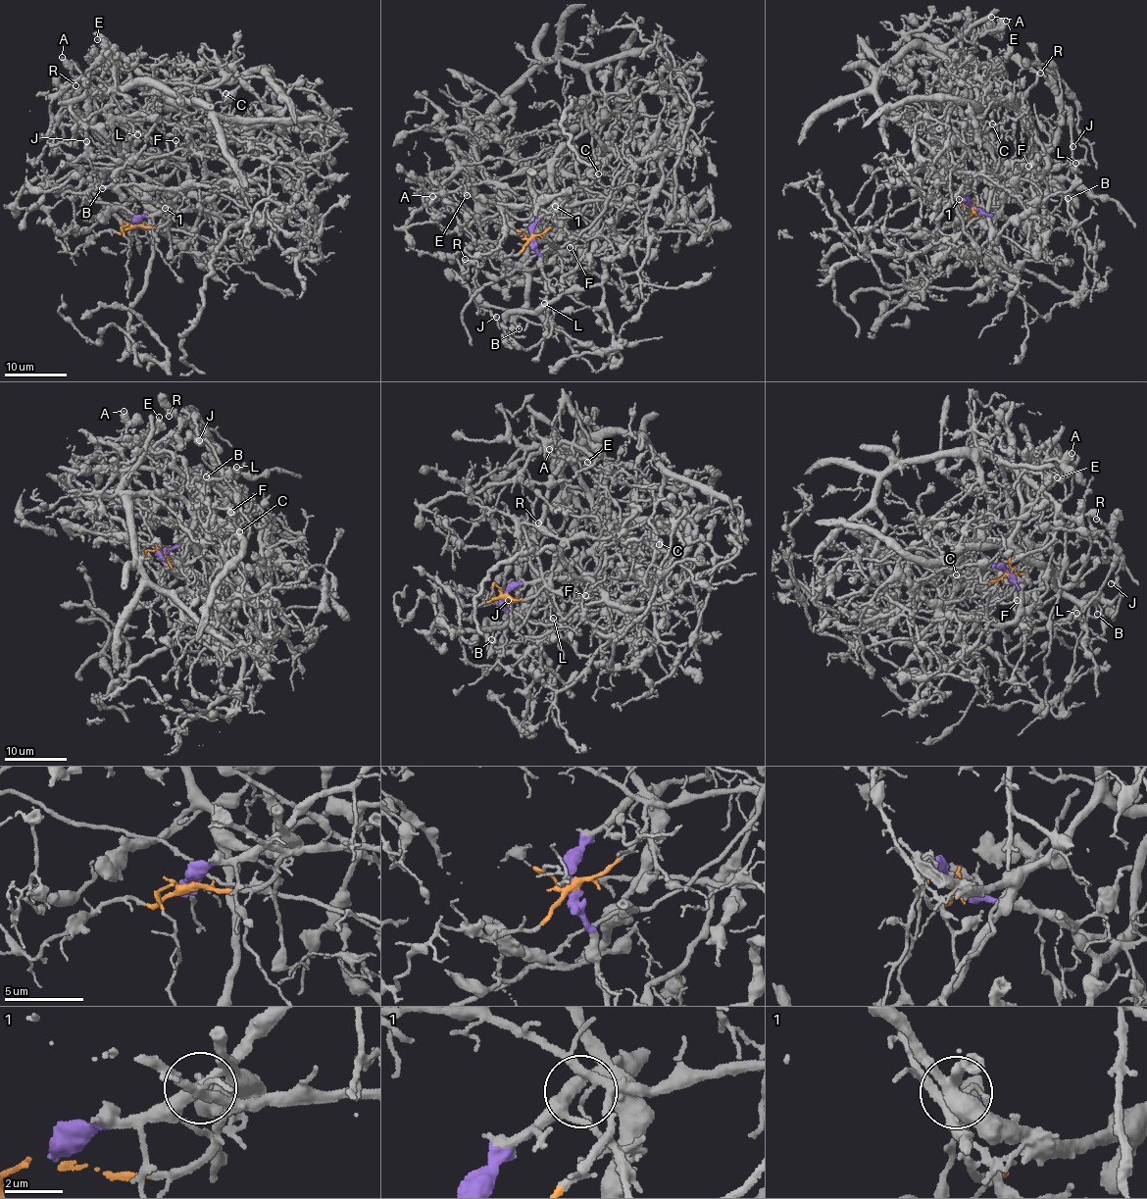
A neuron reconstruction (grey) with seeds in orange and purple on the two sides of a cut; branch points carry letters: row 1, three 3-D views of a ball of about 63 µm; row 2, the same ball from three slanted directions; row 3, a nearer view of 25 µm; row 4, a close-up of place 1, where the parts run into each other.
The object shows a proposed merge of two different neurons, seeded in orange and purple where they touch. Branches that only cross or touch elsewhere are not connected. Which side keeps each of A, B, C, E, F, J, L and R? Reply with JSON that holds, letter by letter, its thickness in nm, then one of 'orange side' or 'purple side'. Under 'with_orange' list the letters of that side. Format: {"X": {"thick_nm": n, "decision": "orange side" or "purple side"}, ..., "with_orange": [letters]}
{"A": {"thick_nm": 120, "decision": "purple side"}, "B": {"thick_nm": 120, "decision": "purple side"}, "C": {"thick_nm": 140, "decision": "orange side"}, "E": {"thick_nm": 160, "decision": "purple side"}, "F": {"thick_nm": 220, "decision": "purple side"}, "J": {"thick_nm": 150, "decision": "purple side"}, "L": {"thick_nm": 200, "decision": "purple side"}, "R": {"thick_nm": 180, "decision": "purple side"}, "with_orange": ["C"]}

